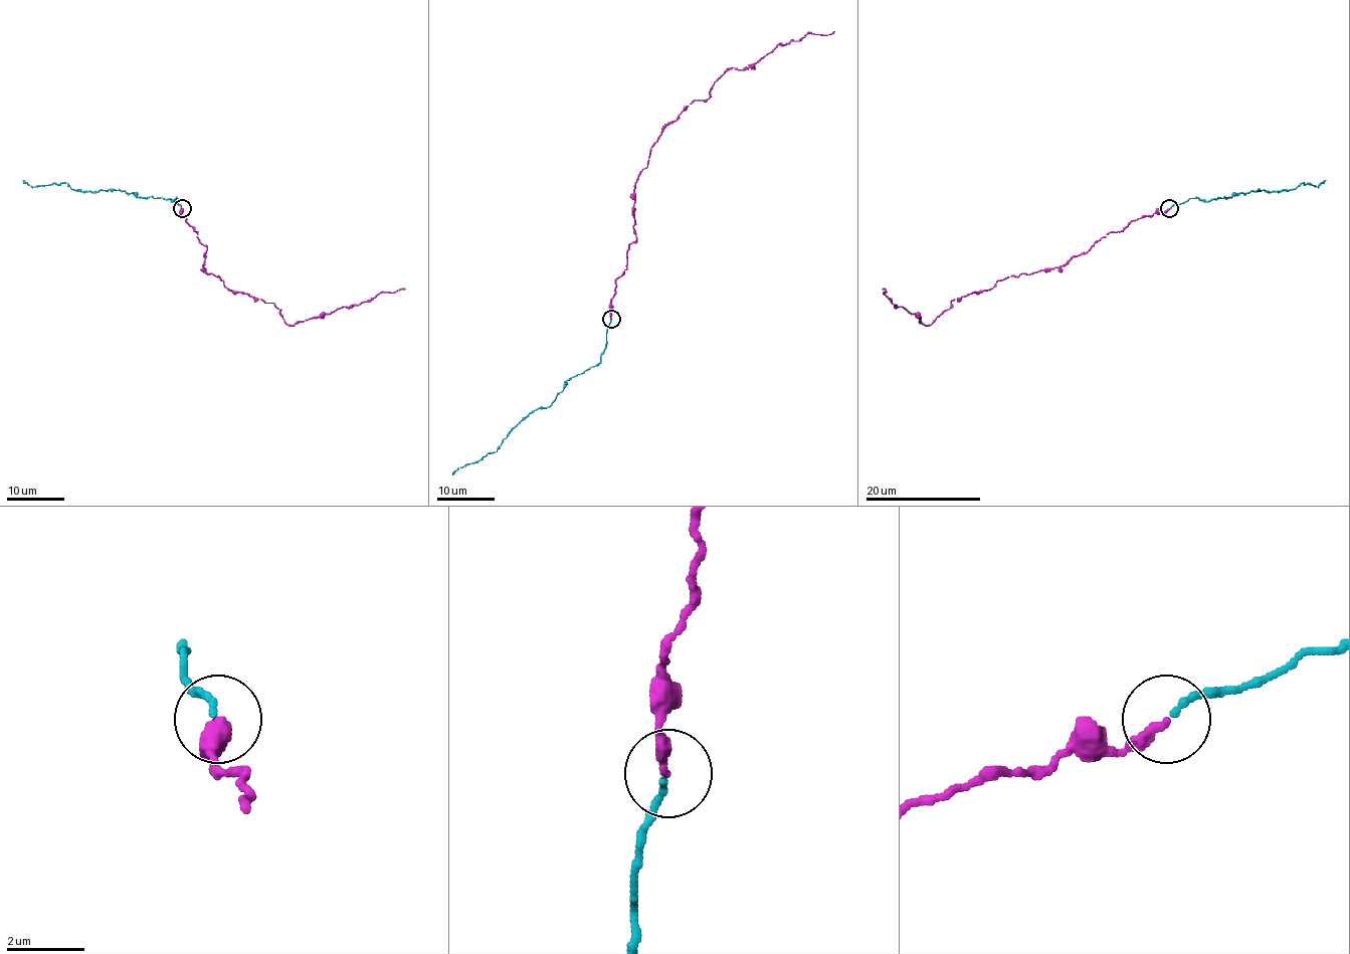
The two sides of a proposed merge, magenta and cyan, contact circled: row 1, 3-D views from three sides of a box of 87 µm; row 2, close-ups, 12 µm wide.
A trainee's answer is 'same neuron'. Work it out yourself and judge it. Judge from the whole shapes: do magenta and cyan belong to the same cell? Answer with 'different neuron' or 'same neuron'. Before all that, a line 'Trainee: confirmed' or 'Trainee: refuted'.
Trainee: confirmed
same neuron

